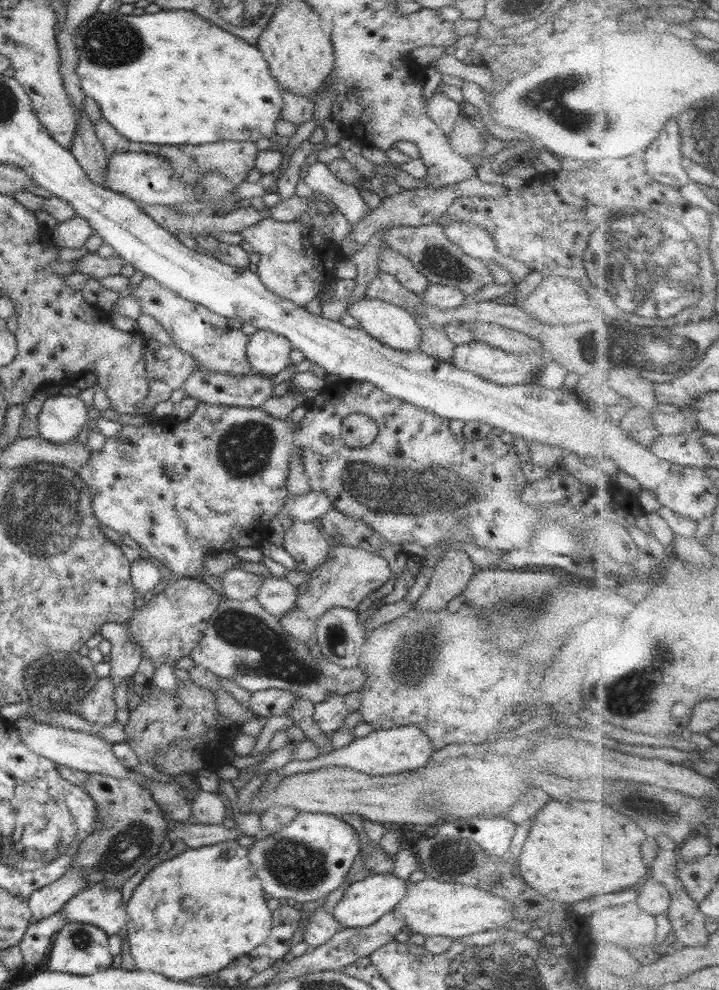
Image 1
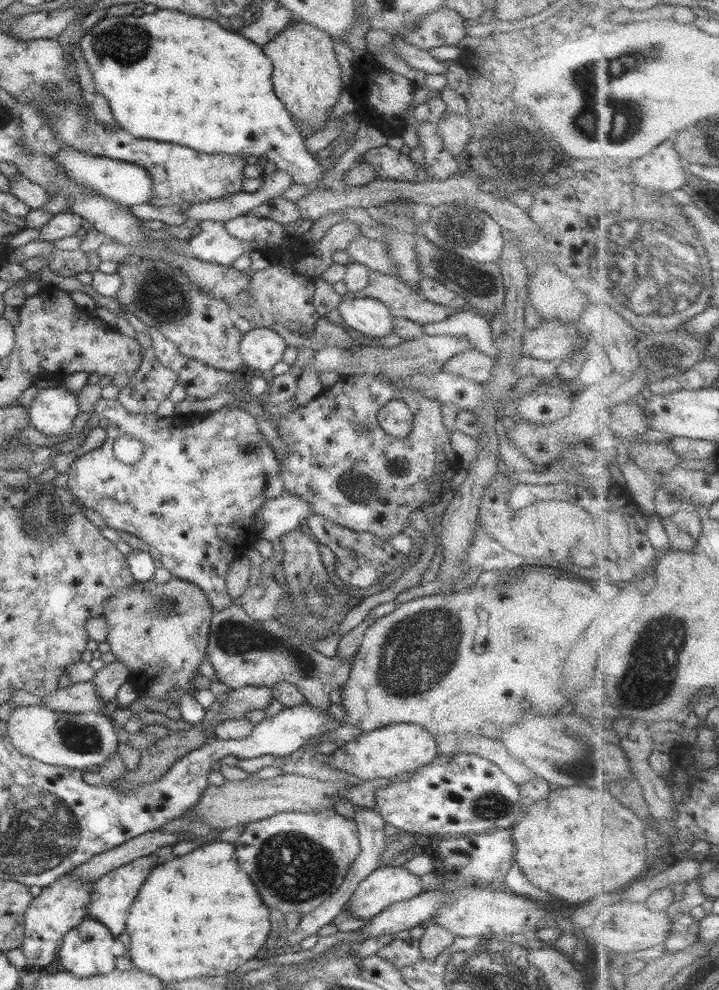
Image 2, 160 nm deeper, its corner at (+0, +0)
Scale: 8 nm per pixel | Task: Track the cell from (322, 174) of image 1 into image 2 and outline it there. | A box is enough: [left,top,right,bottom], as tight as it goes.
[79,9,326,185]

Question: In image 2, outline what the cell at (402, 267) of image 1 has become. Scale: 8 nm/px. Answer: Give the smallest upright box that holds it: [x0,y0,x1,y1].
[345,234,397,276]

